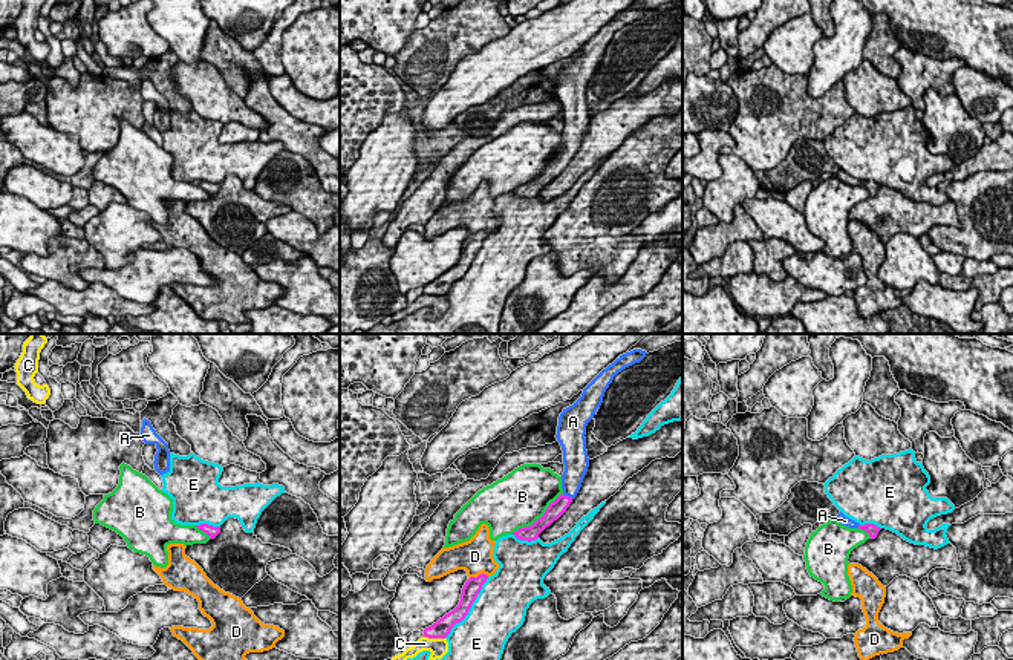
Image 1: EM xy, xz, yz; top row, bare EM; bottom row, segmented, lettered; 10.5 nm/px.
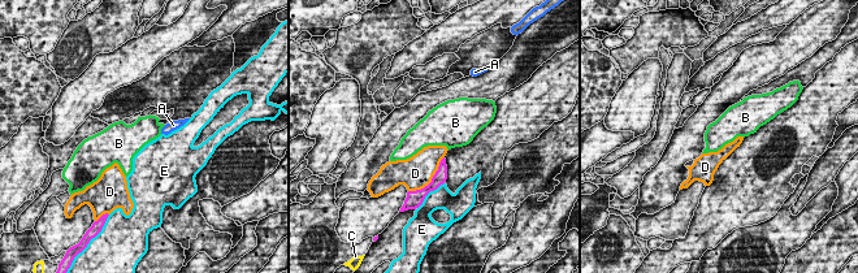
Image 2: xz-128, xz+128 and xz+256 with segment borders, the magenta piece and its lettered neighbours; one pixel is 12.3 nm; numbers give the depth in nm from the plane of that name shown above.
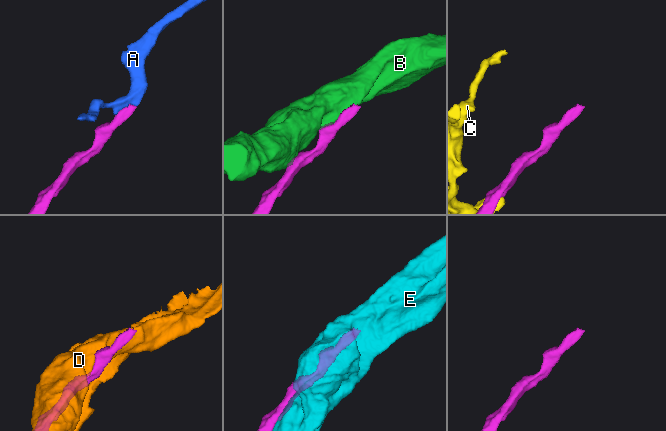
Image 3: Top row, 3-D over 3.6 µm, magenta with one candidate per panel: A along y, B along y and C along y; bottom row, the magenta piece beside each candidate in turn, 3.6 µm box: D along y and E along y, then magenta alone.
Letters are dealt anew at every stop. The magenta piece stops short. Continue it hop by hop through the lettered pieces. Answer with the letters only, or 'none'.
A

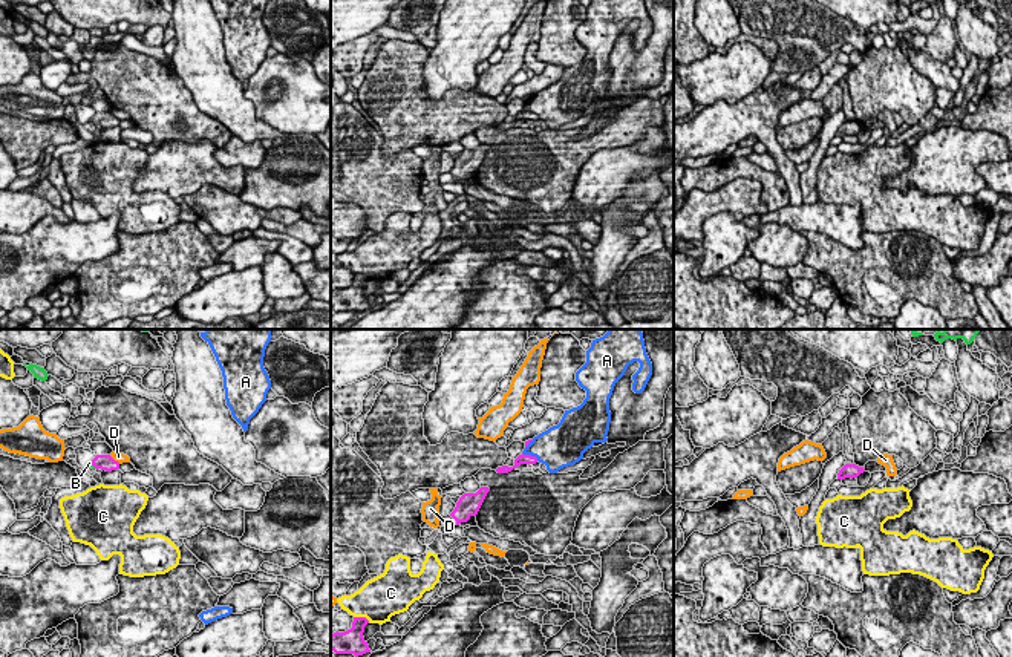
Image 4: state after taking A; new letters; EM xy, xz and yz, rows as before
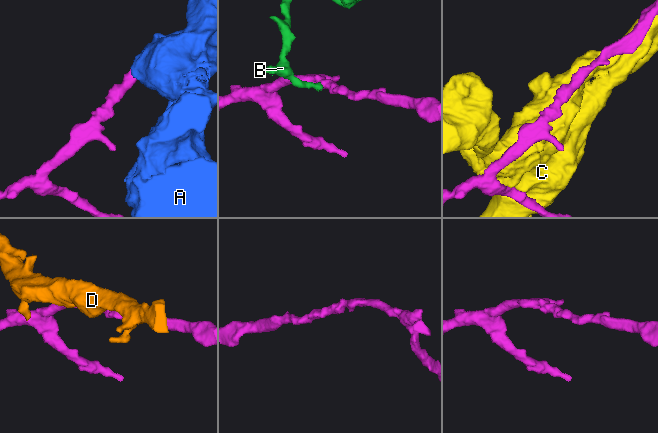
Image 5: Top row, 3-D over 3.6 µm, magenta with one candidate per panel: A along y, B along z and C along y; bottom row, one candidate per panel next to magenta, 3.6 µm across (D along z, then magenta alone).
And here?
none

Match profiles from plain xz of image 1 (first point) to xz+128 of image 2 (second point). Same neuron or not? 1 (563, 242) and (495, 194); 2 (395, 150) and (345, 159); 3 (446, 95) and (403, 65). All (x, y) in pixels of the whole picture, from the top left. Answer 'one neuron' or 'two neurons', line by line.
1: one neuron
2: two neurons
3: one neuron

